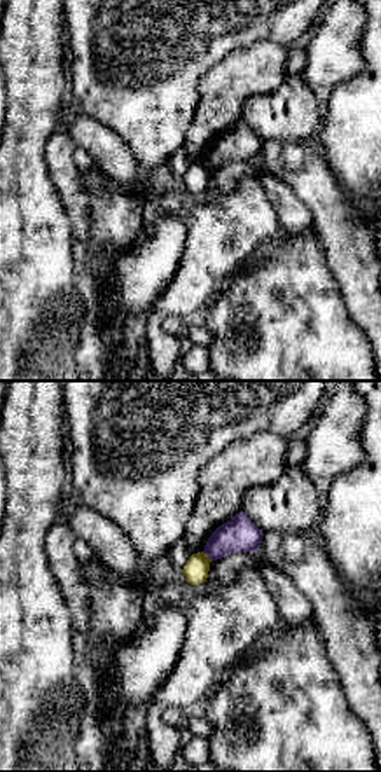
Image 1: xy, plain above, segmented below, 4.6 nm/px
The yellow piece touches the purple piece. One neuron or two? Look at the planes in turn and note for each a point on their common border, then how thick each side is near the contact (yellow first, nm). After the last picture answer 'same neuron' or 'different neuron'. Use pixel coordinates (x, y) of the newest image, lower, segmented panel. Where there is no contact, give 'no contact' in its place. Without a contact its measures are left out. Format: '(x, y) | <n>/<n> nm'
(207, 556) | 110/160 nm

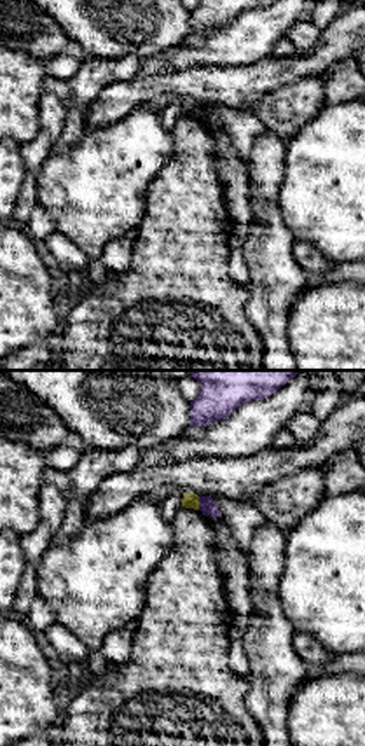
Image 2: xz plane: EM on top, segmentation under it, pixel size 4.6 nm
(198, 504) | 70/80 nm

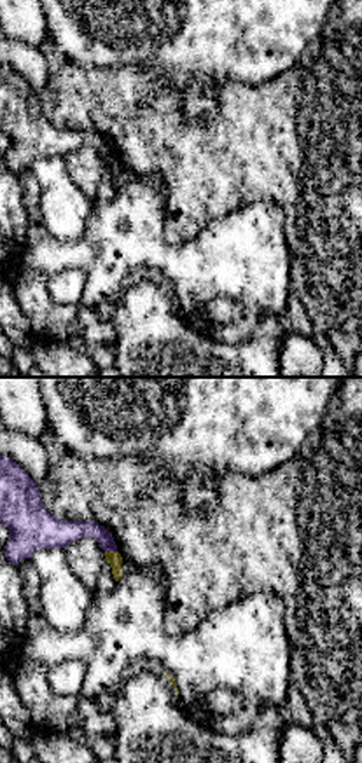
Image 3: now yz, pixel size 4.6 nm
(111, 552) | 70/130 nm

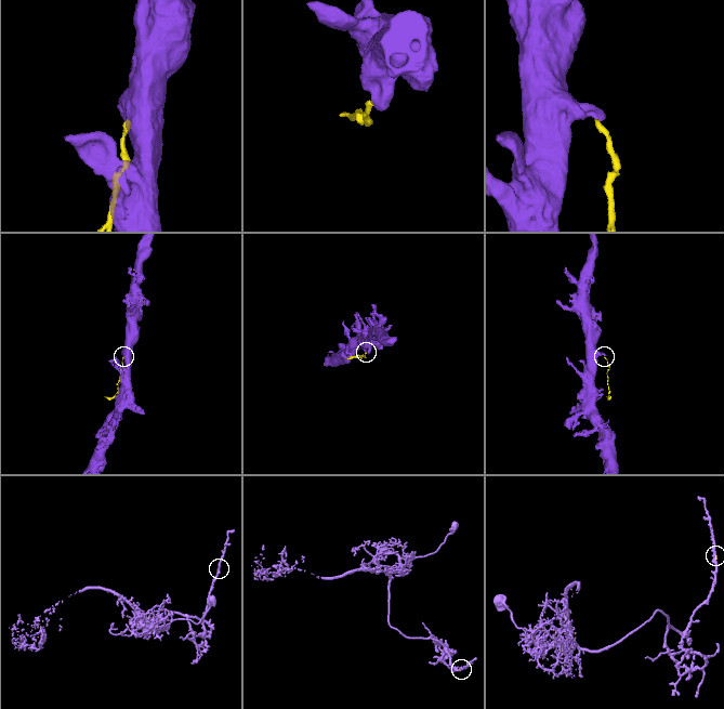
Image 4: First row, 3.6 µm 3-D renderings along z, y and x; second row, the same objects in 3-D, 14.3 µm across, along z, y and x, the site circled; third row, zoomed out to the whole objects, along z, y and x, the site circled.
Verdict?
different neuron

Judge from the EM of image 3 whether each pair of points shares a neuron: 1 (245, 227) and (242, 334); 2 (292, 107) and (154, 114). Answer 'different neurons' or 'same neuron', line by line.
1: same neuron
2: same neuron

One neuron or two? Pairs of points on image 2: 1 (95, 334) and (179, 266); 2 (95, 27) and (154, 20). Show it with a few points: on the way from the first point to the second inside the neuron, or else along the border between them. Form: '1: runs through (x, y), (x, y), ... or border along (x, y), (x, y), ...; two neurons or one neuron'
1: runs through (116, 313), (140, 297), (147, 297), (158, 287); one neuron
2: runs through (109, 20), (140, 20); one neuron

